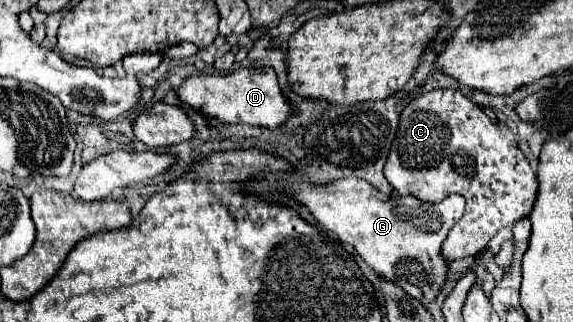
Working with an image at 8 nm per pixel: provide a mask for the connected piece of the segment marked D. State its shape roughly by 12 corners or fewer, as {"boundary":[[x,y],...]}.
{"boundary":[[270,66],[190,76],[184,104],[224,124],[294,114]]}

